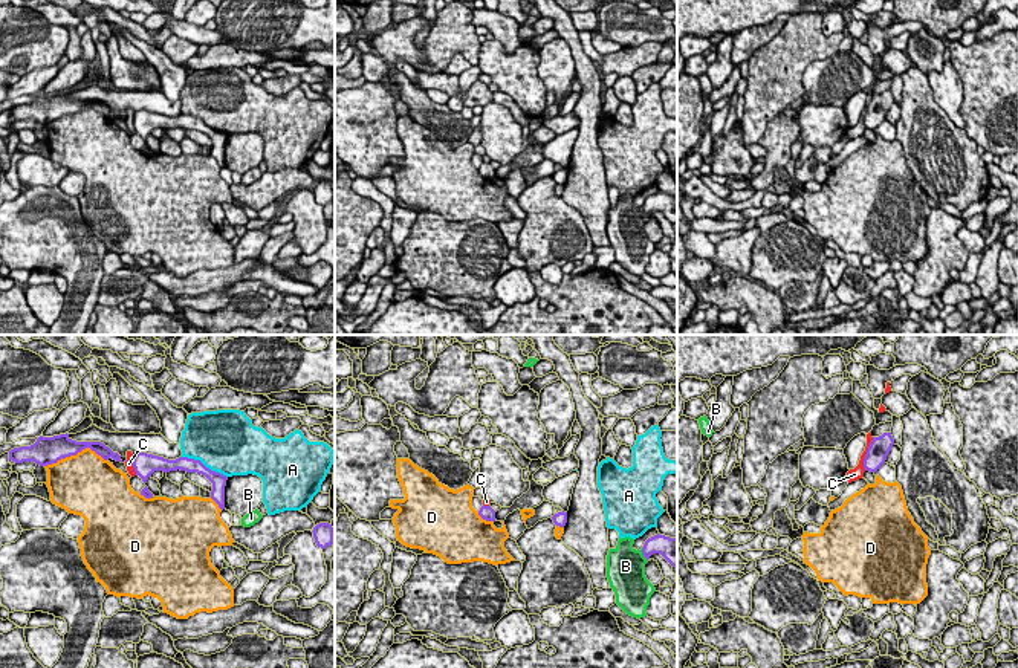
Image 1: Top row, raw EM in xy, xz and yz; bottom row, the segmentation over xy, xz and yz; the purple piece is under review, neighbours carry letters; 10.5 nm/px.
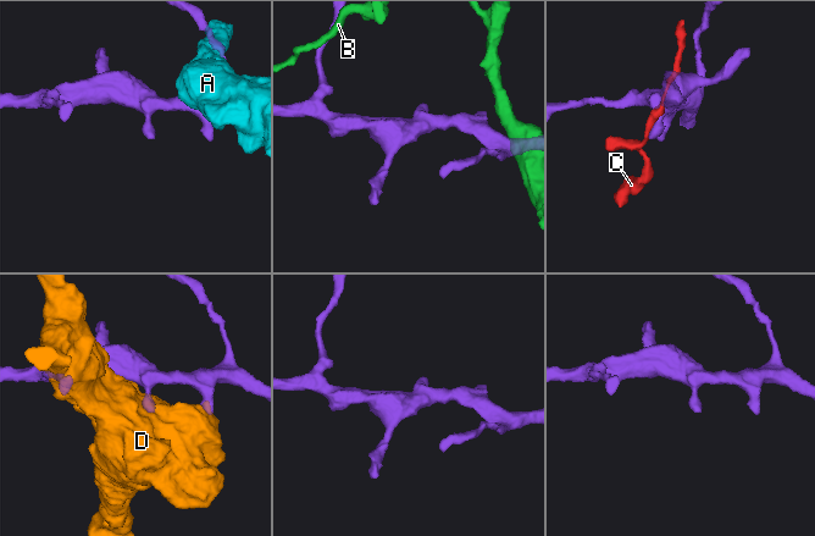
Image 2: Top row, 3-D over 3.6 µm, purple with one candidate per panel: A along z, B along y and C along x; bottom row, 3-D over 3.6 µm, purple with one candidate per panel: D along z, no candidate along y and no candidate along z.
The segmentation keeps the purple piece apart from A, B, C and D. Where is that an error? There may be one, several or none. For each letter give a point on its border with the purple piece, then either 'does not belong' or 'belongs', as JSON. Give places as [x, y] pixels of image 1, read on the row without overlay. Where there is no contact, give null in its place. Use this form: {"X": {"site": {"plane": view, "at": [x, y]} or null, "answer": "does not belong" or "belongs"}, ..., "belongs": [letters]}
{"A": {"site": {"plane": "xy", "at": [204, 123]}, "answer": "does not belong"}, "B": {"site": {"plane": "xz", "at": [644, 213]}, "answer": "does not belong"}, "C": {"site": {"plane": "yz", "at": [865, 112]}, "answer": "does not belong"}, "D": {"site": {"plane": "xy", "at": [75, 112]}, "answer": "does not belong"}, "belongs": []}

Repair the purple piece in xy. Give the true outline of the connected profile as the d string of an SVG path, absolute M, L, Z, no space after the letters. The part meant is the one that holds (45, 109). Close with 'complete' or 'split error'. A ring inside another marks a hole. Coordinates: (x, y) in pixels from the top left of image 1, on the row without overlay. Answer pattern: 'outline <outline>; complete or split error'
outline M60 92L53 95L40 93L37 99L31 104L20 104L9 109L9 118L15 121L35 119L40 124L47 124L57 121L61 116L76 113L83 107L90 105L104 118L110 115L121 119L121 113L113 110L109 104L101 99L76 99L69 95L69 92Z; complete

